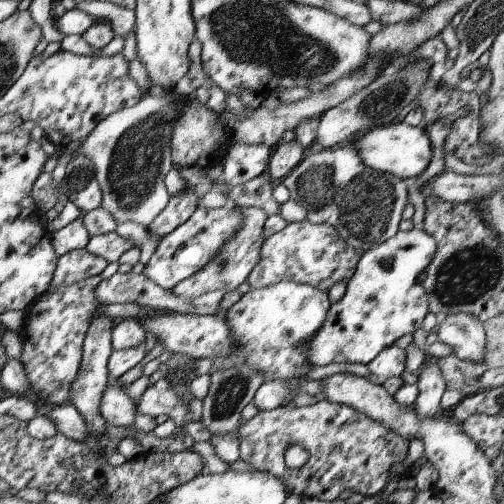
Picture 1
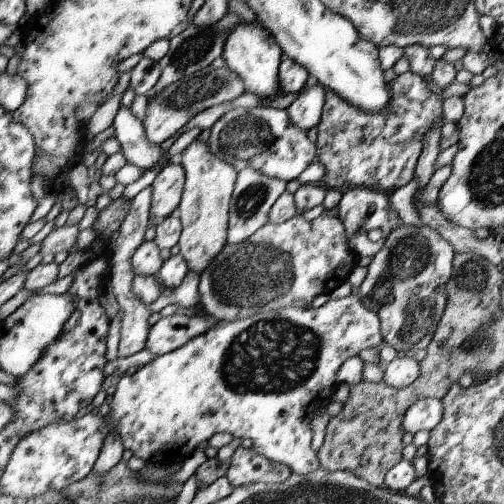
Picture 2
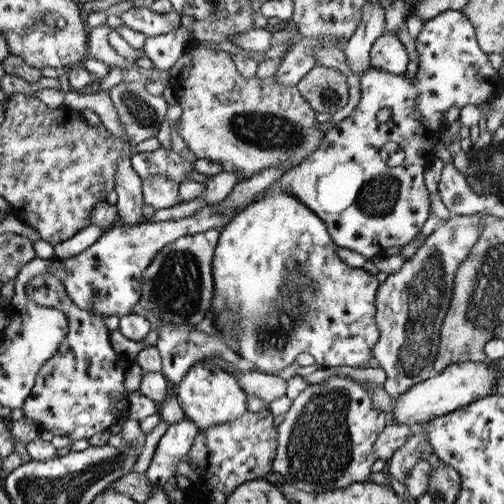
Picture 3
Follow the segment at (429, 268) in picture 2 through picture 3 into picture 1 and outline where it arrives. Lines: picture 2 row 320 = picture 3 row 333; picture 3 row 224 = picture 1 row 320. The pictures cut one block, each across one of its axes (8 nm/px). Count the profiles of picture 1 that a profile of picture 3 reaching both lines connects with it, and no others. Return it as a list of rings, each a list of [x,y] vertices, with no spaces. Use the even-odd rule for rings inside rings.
[[[441,316],[433,332],[437,336],[437,342],[451,346],[453,354],[461,358],[465,364],[481,364],[481,358],[485,358],[485,330],[481,320],[477,320],[475,316]]]

